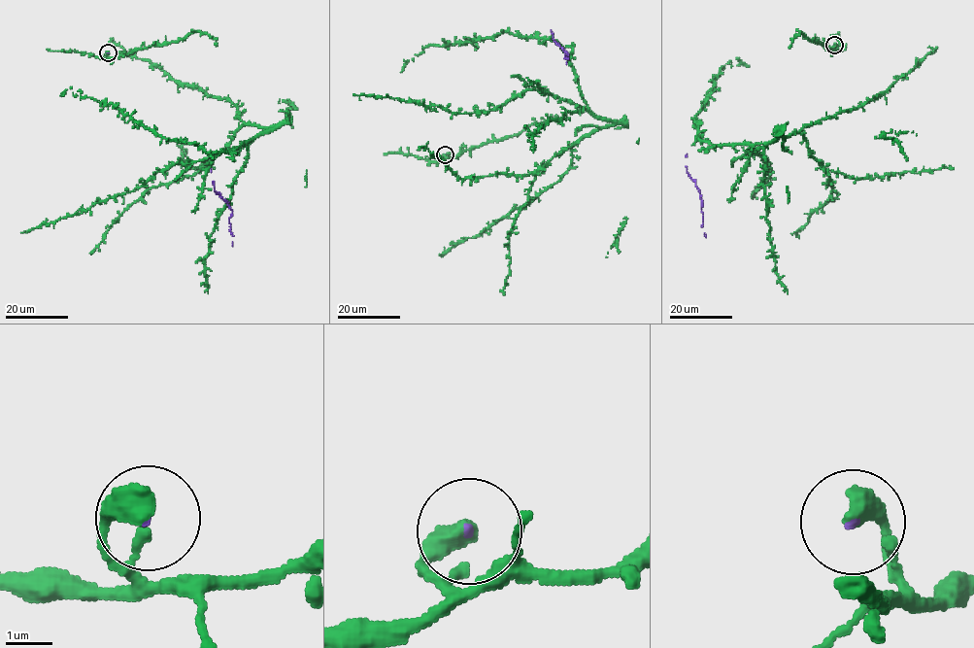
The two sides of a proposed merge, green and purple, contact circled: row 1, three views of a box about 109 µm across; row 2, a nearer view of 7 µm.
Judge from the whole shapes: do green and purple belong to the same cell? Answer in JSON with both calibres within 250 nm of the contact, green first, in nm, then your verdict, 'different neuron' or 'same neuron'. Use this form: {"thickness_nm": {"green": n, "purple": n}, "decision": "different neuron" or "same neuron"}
{"thickness_nm": {"green": 550, "purple": 70}, "decision": "same neuron"}

